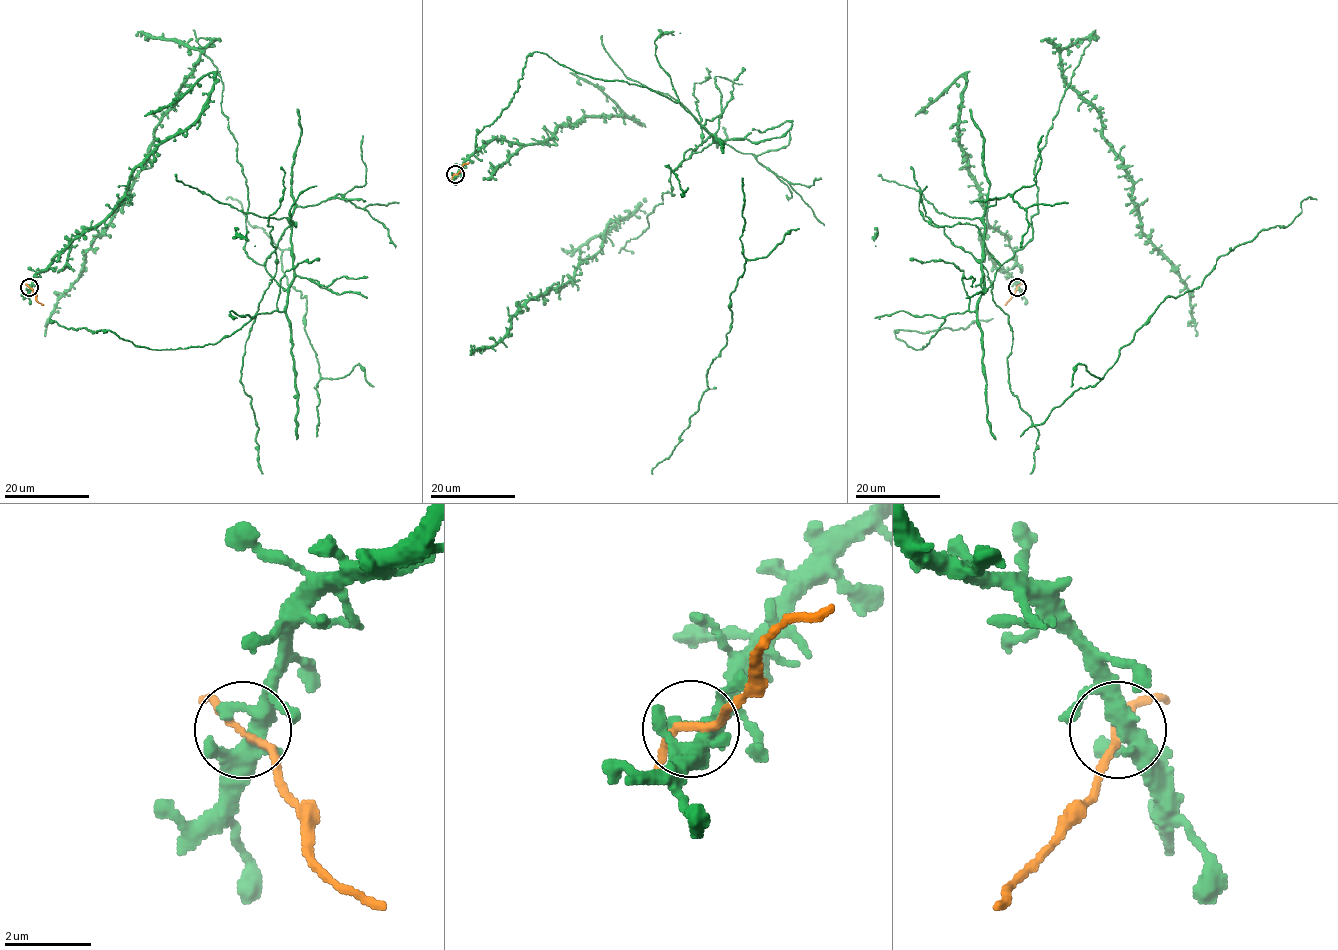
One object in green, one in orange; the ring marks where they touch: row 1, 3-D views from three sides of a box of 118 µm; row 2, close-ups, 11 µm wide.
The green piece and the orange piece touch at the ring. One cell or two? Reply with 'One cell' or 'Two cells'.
One cell

